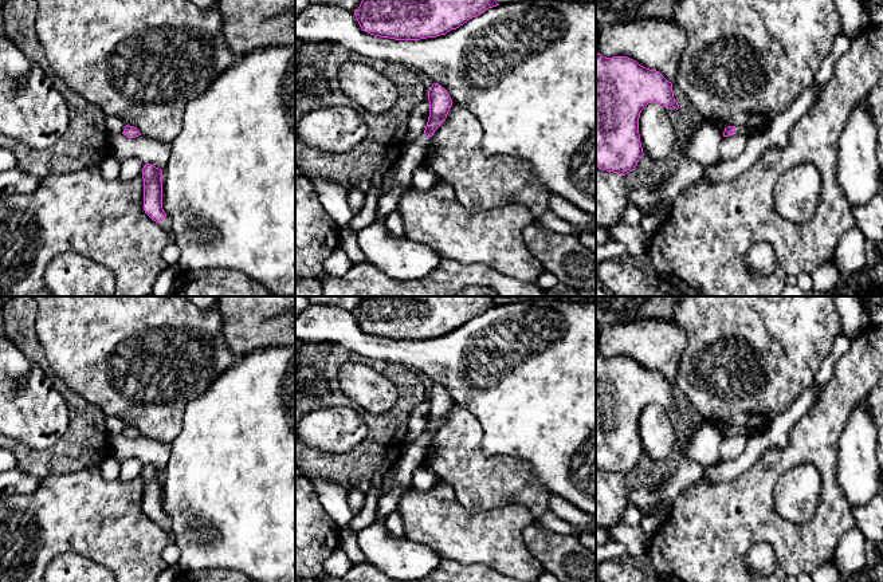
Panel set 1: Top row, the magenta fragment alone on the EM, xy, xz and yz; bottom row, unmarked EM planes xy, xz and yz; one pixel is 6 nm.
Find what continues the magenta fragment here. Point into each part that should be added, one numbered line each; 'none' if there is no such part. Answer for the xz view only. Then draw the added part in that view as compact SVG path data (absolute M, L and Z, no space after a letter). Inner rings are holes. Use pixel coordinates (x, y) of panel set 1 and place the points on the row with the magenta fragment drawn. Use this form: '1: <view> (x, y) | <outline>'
1: xz (413, 153) | M423 133L404 148L396 165L393 185L378 198L376 211L378 220L384 220L388 215L397 211L401 196L412 188L413 172L425 157L428 139Z

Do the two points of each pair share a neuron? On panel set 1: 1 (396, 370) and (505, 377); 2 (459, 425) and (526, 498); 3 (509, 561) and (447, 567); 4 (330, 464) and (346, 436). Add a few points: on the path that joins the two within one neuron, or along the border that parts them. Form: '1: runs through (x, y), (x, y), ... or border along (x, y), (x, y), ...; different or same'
1: border along (385, 360), (405, 364), (415, 370); different
2: runs through (464, 445), (499, 480), (506, 480); same
3: border along (446, 557), (463, 563), (482, 563), (490, 567); different
4: border along (364, 440), (340, 453), (324, 452), (309, 445); different

